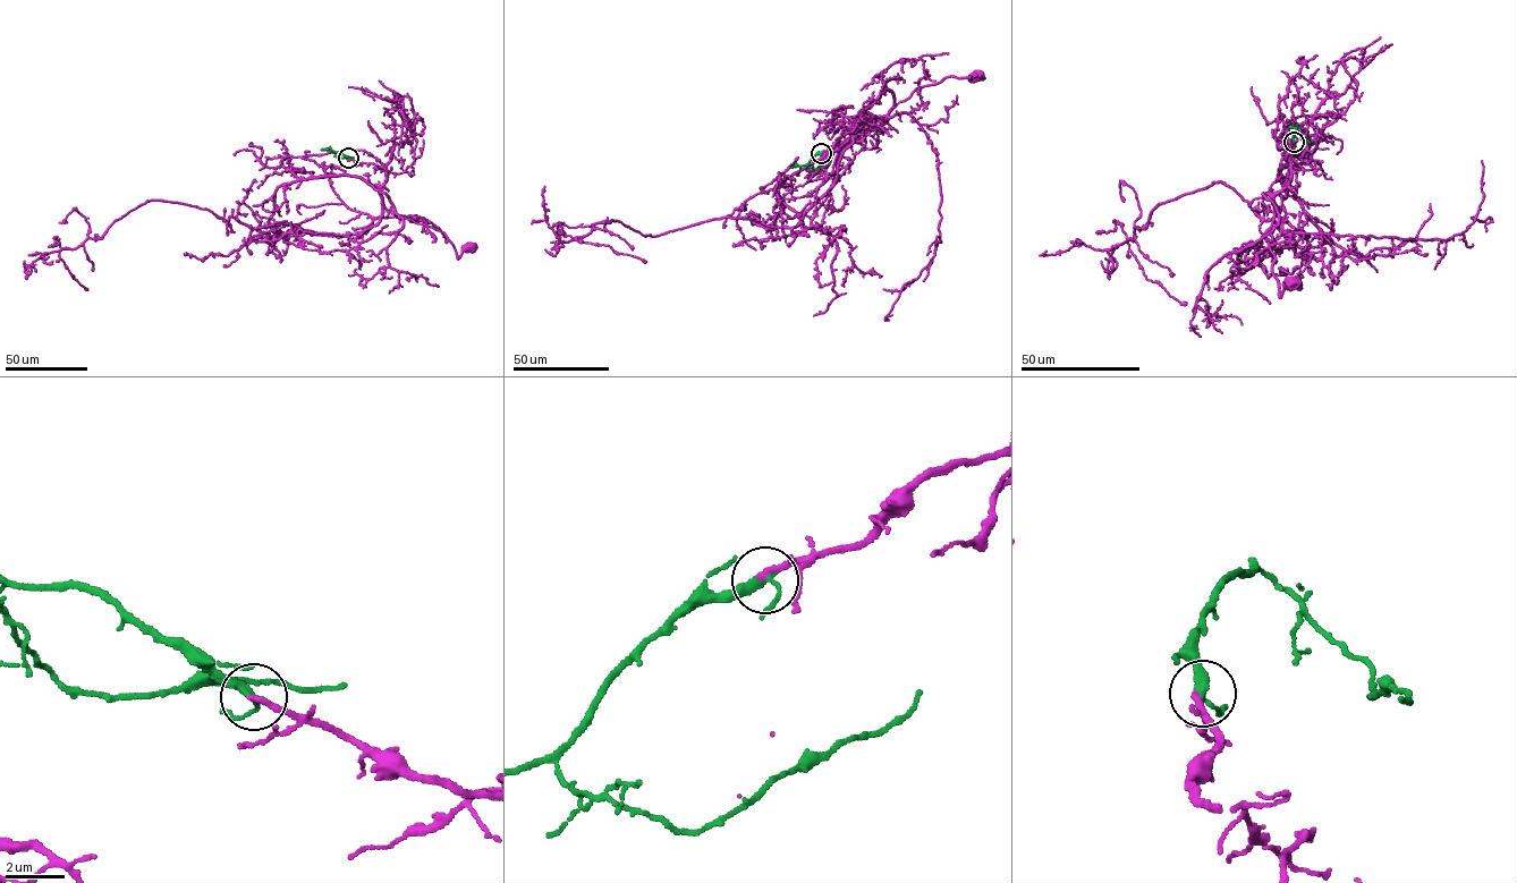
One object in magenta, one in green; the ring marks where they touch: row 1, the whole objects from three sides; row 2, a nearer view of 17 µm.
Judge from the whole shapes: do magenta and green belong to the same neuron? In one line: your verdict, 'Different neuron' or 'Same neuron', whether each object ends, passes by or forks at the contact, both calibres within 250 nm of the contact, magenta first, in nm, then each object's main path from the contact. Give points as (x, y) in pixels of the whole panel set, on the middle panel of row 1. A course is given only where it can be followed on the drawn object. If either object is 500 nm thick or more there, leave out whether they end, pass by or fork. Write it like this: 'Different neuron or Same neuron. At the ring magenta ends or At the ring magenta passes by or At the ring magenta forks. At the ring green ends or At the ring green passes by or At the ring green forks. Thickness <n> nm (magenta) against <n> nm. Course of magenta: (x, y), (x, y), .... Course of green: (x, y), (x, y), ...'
Same neuron. At the ring magenta ends. At the ring green passes by. Thickness 200 nm (magenta) against 260 nm. Course of magenta: (821, 152), (847, 129), (865, 128), (863, 121), (917, 109), (918, 88), (949, 76), (977, 75). Course of green: (821, 152), (807, 166), (816, 169), (831, 160)

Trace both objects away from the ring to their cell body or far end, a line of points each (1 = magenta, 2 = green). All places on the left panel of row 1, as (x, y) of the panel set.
1: (348, 158), (384, 170), (386, 180), (379, 193), (388, 210), (423, 220), (440, 230), (457, 259), (472, 246)
2: (348, 158), (335, 152), (339, 158), (354, 156)

